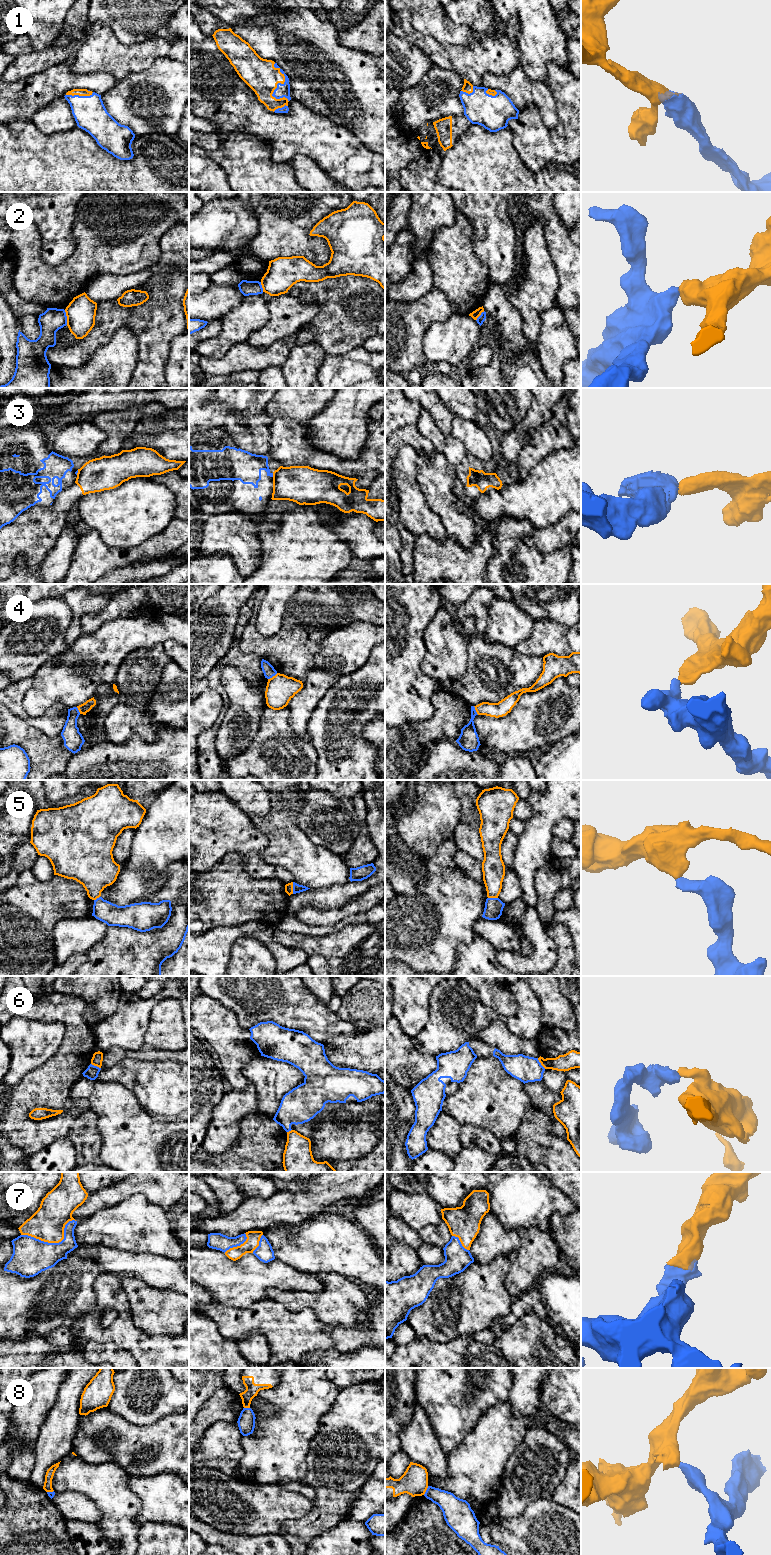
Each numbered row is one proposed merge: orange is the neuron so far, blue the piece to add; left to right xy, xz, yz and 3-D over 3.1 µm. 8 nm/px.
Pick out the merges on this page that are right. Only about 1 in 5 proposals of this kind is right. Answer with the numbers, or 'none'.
1, 7

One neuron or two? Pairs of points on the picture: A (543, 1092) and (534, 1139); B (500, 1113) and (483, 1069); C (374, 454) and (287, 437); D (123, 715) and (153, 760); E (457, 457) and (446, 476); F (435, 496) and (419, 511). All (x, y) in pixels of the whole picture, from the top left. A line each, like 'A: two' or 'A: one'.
A: two
B: one
C: one
D: two
E: two
F: two

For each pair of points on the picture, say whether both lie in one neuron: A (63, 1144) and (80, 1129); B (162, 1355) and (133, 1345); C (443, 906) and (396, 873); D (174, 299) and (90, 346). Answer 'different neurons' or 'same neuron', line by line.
A: different neurons
B: same neuron
C: different neurons
D: same neuron

